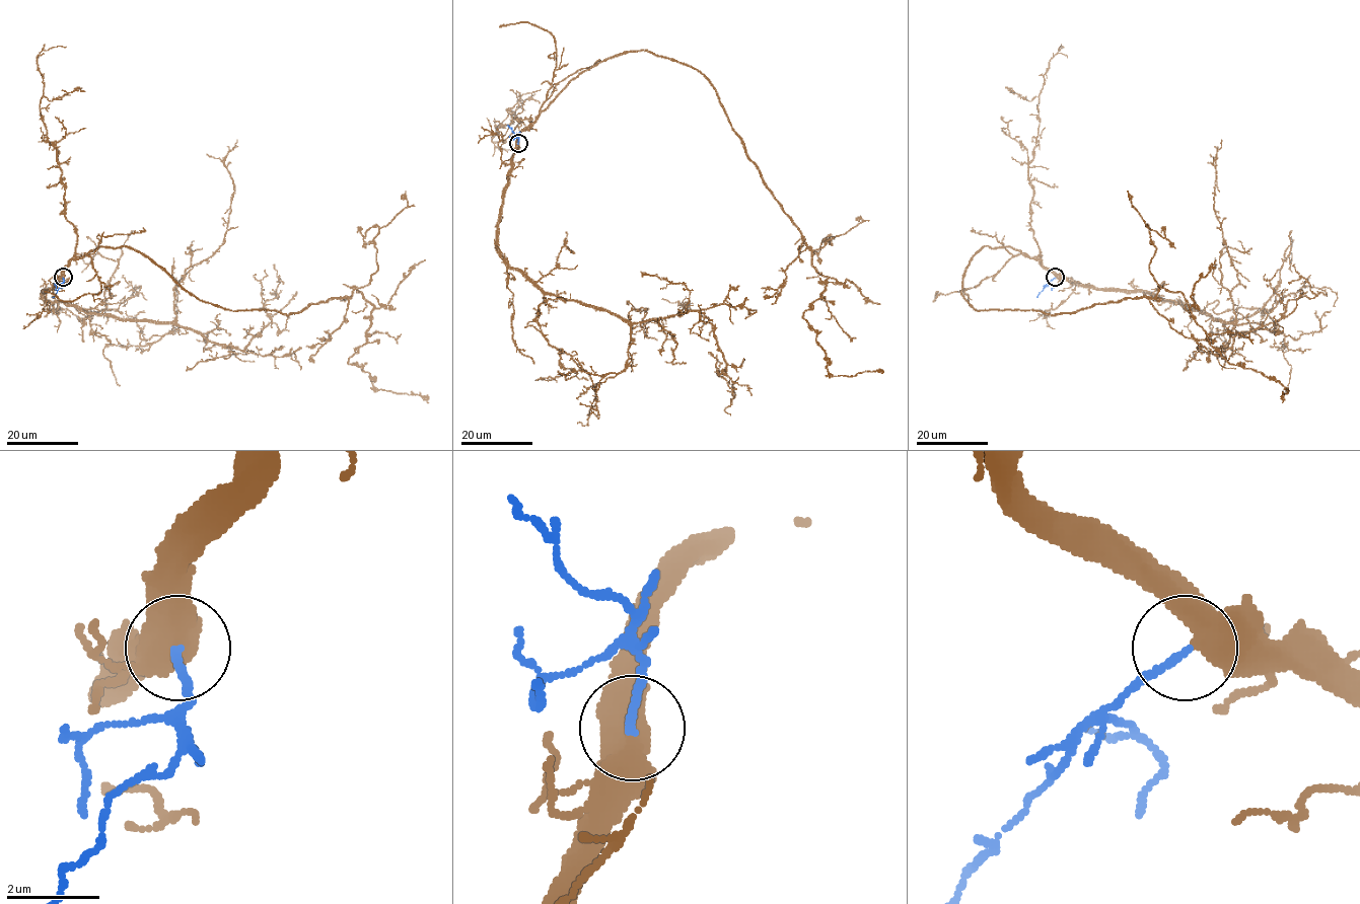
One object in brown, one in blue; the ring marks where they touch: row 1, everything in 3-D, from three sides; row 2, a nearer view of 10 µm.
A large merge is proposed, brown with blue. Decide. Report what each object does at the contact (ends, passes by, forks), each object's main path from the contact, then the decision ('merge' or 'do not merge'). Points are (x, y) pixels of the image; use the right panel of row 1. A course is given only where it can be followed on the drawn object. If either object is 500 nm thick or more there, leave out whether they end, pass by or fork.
brown passes by | blue ends | brown via (1056, 278), (984, 246), (961, 292), (976, 310), (1052, 314), (1179, 292), (1223, 357), (1286, 388), (1282, 402) | blue via (1055, 278), (1036, 297) | merge

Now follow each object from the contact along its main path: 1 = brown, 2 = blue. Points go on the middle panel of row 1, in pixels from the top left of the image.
1: (518, 144), (572, 80), (609, 58), (643, 50), (697, 69), (828, 278), (803, 317), (827, 371), (883, 371)
2: (518, 143), (518, 135), (507, 126)

